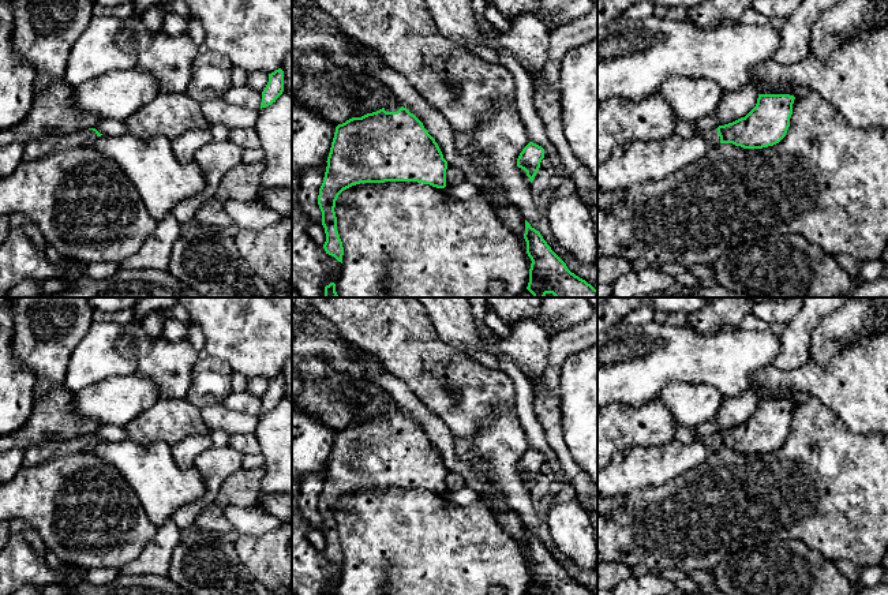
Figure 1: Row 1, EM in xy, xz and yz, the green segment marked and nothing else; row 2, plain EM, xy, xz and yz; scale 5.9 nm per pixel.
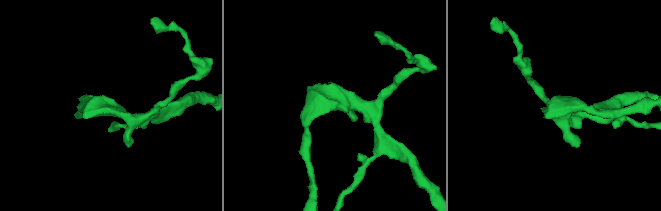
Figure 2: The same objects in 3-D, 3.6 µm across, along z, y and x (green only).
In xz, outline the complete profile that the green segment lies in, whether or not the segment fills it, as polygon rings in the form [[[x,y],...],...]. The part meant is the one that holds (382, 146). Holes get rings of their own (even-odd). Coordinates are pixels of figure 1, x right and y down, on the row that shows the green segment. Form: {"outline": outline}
{"outline": [[[394,98],[386,108],[352,117],[336,127],[323,183],[319,188],[318,205],[326,233],[326,254],[342,263],[344,247],[337,231],[336,201],[338,195],[360,183],[417,182],[436,188],[446,187],[447,161],[424,128],[423,123],[401,106]]]}

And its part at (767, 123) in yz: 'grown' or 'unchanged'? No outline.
grown

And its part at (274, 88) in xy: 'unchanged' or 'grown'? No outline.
unchanged

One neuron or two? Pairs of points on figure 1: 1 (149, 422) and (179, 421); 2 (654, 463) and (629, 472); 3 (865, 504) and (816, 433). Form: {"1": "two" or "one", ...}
{"1": "one", "2": "one", "3": "one"}

